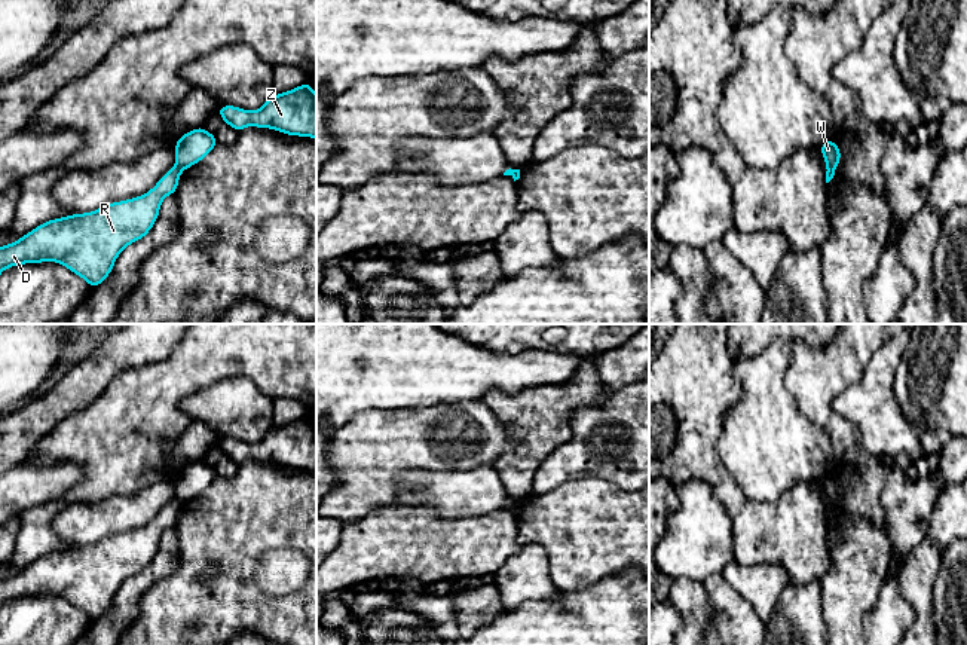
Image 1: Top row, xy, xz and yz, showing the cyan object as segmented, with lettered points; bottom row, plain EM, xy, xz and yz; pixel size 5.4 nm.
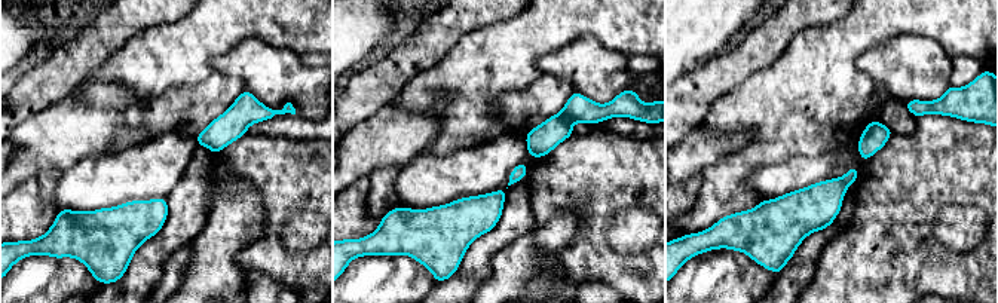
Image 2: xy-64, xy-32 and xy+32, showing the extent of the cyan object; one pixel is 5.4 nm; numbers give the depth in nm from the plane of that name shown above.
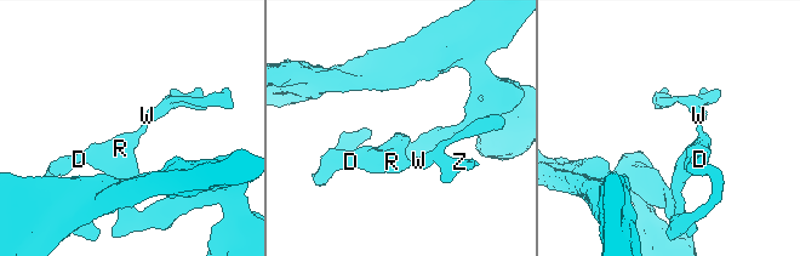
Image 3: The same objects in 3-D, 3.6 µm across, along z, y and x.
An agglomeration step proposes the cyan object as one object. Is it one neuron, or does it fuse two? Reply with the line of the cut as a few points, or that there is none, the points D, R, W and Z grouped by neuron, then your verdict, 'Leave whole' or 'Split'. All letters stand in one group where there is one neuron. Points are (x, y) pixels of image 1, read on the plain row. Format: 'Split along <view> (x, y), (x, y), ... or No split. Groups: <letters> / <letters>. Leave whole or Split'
Split along xy (176, 498), (181, 503). Groups: D R / W Z. Split

